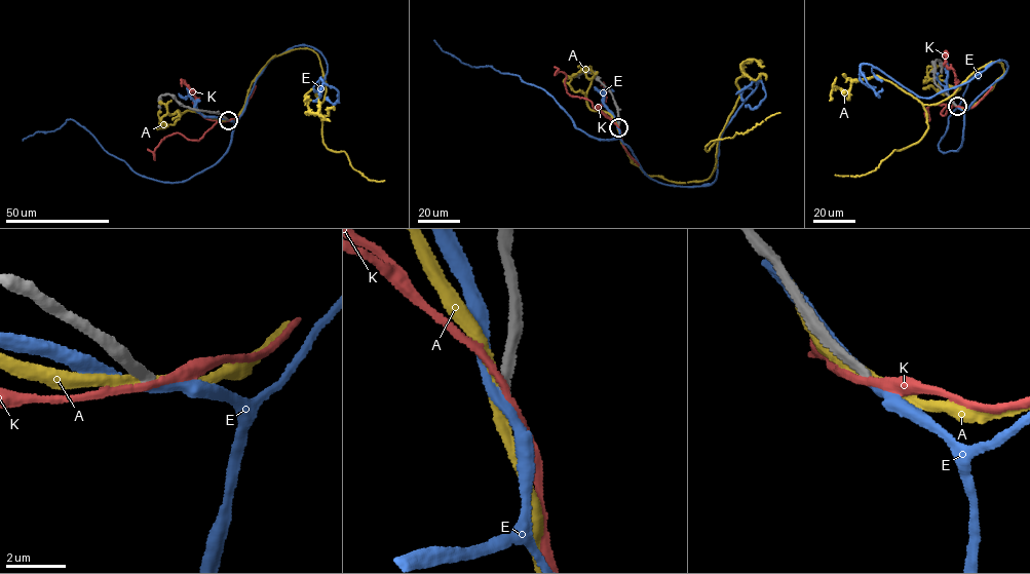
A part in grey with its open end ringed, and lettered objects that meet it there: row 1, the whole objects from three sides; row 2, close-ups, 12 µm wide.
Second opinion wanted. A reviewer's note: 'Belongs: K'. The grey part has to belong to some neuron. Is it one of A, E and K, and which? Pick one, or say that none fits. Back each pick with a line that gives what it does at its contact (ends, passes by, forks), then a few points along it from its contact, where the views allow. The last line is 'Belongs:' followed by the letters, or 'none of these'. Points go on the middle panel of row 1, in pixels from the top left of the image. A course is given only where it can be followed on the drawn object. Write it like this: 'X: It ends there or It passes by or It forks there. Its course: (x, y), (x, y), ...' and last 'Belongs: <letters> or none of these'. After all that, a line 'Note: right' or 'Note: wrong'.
Belongs: none of these
Note: wrong

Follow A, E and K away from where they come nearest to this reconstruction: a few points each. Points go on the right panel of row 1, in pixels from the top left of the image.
A: (956, 106), (975, 105), (1002, 64), (982, 67), (924, 105), (927, 129), (917, 142), (866, 175), (835, 175)
E: (956, 106), (966, 110), (1003, 75), (1004, 60), (927, 98), (861, 65), (878, 96), (882, 88)
K: (956, 106), (953, 104), (942, 115), (949, 103), (931, 104), (927, 109), (928, 120), (926, 107)

